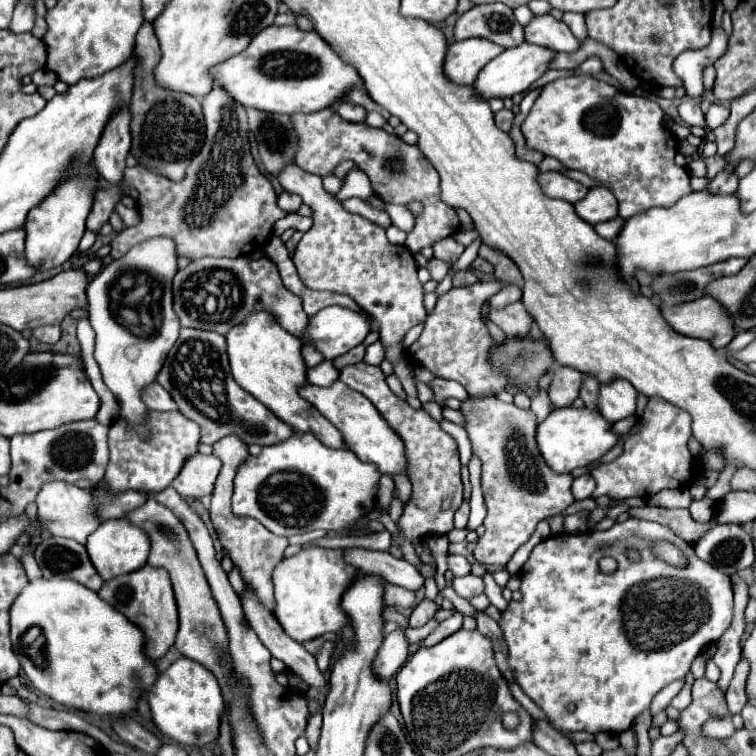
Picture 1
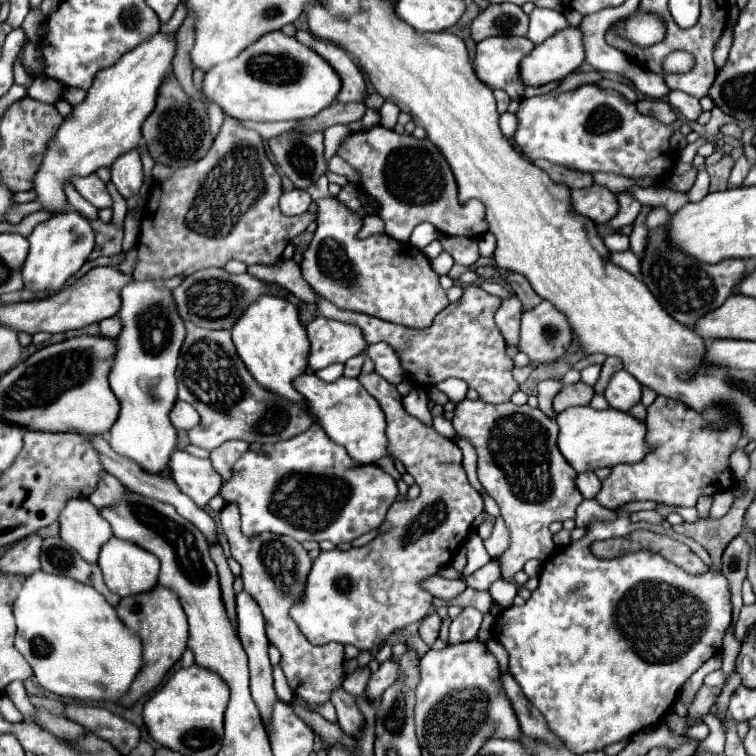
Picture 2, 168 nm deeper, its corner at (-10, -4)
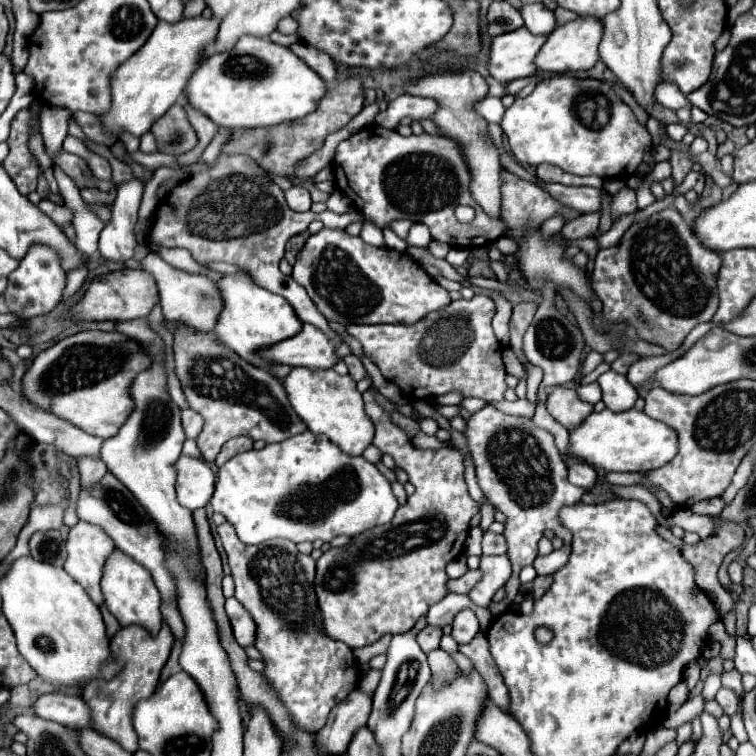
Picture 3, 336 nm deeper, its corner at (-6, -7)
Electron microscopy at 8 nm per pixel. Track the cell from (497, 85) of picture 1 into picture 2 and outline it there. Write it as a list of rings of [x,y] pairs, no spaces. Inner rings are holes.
[[[570,26],[554,34],[550,40],[544,40],[522,58],[520,80],[524,86],[560,82],[568,74],[576,72],[582,62],[582,36],[578,36],[578,30]]]

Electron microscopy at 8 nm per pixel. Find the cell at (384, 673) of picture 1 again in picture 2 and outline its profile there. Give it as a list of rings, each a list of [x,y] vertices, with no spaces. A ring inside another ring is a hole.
[[[390,658],[390,660],[382,662],[380,668],[368,680],[368,686],[366,686],[366,692],[364,692],[366,698],[370,702],[376,702],[382,696],[382,692],[398,680],[398,676],[400,676],[400,662],[398,660]]]

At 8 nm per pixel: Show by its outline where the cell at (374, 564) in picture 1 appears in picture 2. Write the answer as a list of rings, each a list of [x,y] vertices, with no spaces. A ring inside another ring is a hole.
[[[430,576],[430,578],[422,580],[422,588],[428,590],[434,598],[454,600],[457,595],[467,588],[467,585],[460,578],[458,580],[446,580],[446,578],[440,578],[440,576]]]

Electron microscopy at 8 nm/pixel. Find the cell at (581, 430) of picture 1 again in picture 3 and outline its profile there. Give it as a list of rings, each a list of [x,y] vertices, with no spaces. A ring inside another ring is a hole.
[[[628,409],[612,413],[592,413],[586,421],[570,431],[570,453],[604,471],[652,471],[670,463],[678,453],[678,435],[662,421],[654,421],[644,411]]]

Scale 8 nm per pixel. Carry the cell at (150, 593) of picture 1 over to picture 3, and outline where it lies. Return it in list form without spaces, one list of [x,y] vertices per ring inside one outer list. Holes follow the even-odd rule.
[[[164,623],[160,633],[156,637],[146,635],[142,627],[122,627],[118,635],[110,641],[110,653],[114,655],[114,661],[122,663],[122,671],[104,681],[104,679],[92,679],[84,689],[82,689],[82,699],[90,707],[90,719],[92,719],[92,729],[104,737],[114,739],[118,745],[122,745],[126,751],[134,753],[138,749],[138,737],[132,727],[132,709],[140,699],[146,699],[154,693],[160,671],[164,663],[168,661],[170,649],[172,649],[172,633],[170,627]]]

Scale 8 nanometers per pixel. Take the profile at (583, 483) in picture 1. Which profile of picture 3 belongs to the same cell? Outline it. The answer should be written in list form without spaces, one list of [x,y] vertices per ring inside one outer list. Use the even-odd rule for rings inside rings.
[[[574,463],[574,465],[570,467],[568,481],[570,481],[572,485],[584,487],[584,489],[592,489],[594,483],[596,483],[596,471],[594,471],[592,467],[588,467],[586,463]]]

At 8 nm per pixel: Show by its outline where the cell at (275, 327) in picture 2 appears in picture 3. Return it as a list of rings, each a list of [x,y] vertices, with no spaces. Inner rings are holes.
[[[238,271],[234,275],[222,275],[222,279],[216,281],[218,291],[222,291],[222,315],[218,315],[214,333],[242,359],[262,367],[258,359],[254,359],[254,347],[268,347],[270,343],[278,343],[282,339],[288,339],[290,335],[298,333],[298,327],[302,323],[294,315],[292,307],[276,293],[270,293],[268,289],[262,289],[254,283],[248,271]]]

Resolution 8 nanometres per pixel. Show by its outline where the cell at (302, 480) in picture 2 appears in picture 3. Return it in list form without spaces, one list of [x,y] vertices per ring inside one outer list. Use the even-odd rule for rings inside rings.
[[[310,431],[294,435],[282,443],[266,445],[262,451],[252,449],[232,457],[218,471],[218,483],[210,503],[216,513],[222,513],[228,523],[234,525],[238,539],[246,545],[258,545],[270,539],[290,539],[300,543],[316,539],[330,541],[338,535],[354,537],[370,527],[390,523],[398,509],[390,481],[374,463],[366,461],[362,455],[346,455],[326,439],[326,435],[314,435]]]

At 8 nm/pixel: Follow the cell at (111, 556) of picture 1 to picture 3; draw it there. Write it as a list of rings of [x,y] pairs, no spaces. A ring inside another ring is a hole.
[[[116,551],[104,567],[104,577],[102,577],[102,593],[106,599],[108,611],[118,619],[122,627],[126,625],[140,625],[144,627],[150,635],[156,635],[162,627],[162,615],[160,615],[160,591],[156,589],[150,573],[132,561],[128,555]]]

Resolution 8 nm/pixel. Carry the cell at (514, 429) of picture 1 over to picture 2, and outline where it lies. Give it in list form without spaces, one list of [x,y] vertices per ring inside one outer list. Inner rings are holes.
[[[462,400],[454,410],[454,430],[468,438],[478,454],[478,480],[482,488],[496,500],[500,514],[506,522],[506,528],[510,532],[510,546],[502,556],[498,556],[502,578],[512,580],[522,566],[536,558],[544,562],[554,550],[556,544],[552,542],[550,524],[552,522],[564,522],[576,516],[576,506],[584,500],[582,494],[576,488],[576,472],[574,468],[564,460],[564,456],[558,452],[556,436],[558,426],[552,418],[548,418],[540,408],[530,408],[528,404],[516,406],[512,402],[504,404],[486,404],[482,400]]]

